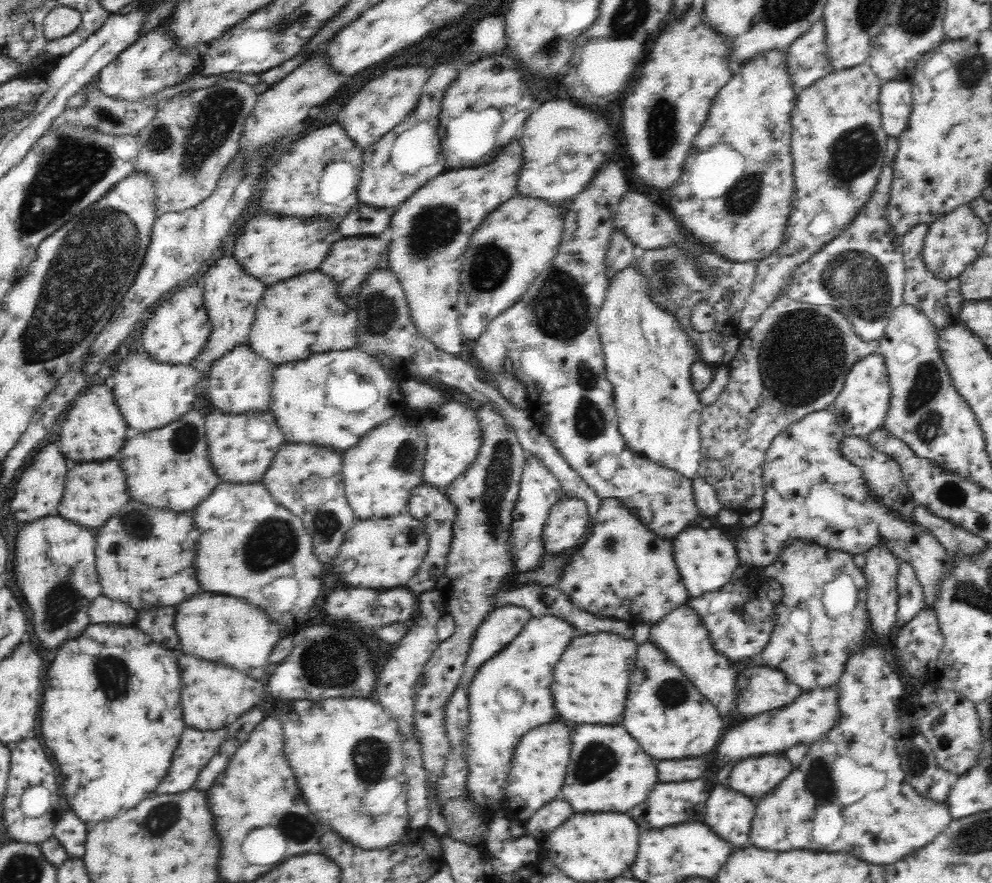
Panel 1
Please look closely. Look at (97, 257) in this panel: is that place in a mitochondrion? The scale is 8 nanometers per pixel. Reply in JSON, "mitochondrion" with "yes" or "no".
{"mitochondrion":"yes"}

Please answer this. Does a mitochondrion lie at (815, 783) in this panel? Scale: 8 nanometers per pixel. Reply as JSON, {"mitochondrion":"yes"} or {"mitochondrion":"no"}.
{"mitochondrion":"yes"}

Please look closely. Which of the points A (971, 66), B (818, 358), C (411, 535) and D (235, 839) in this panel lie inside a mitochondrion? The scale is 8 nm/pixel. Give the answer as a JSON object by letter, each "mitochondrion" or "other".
{"A":"mitochondrion","B":"mitochondrion","C":"mitochondrion","D":"other"}

